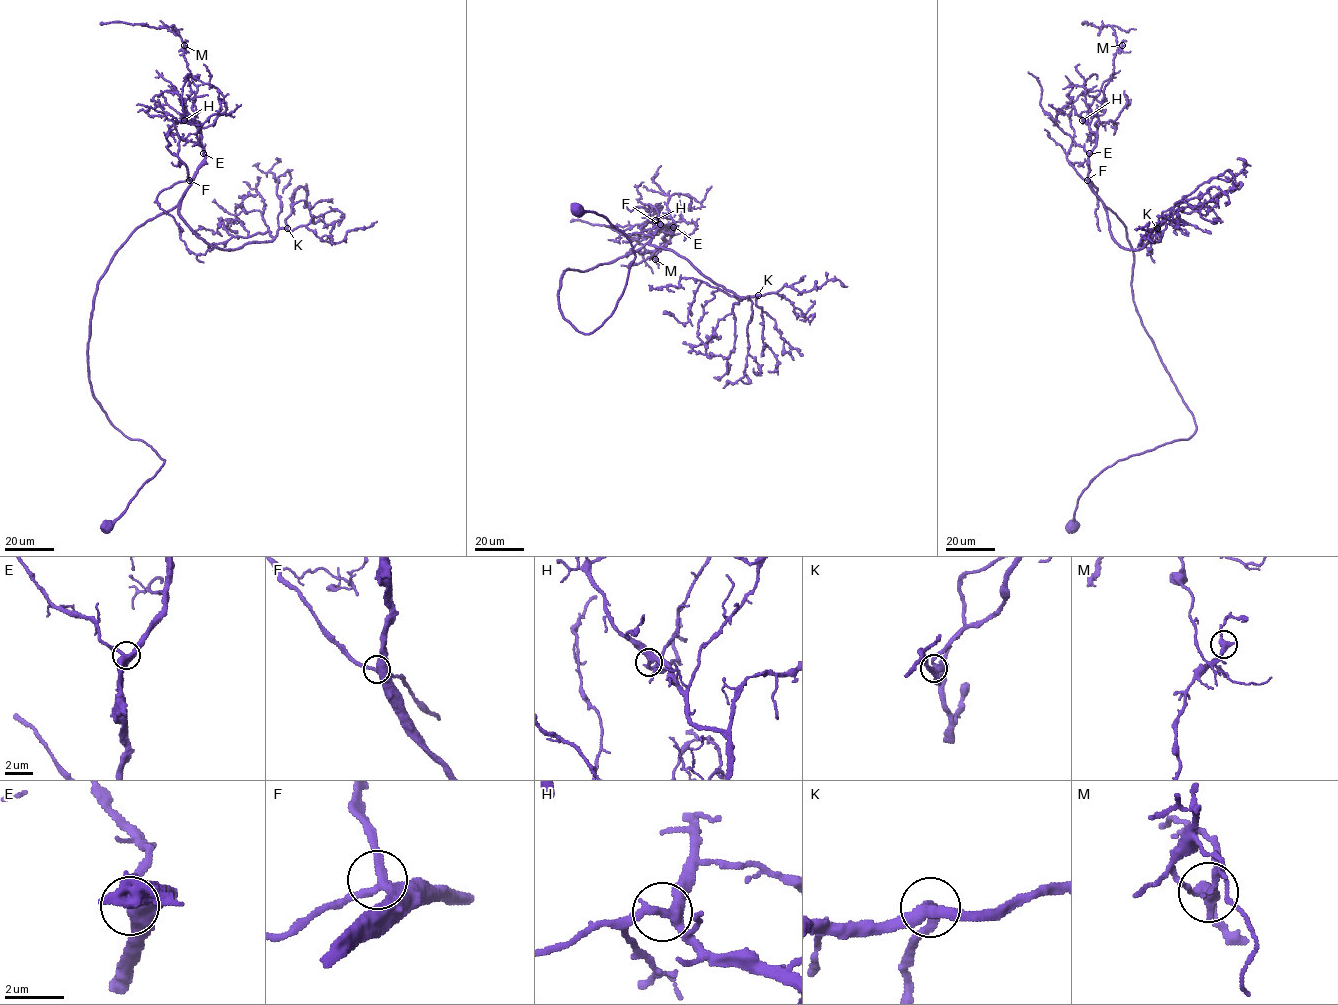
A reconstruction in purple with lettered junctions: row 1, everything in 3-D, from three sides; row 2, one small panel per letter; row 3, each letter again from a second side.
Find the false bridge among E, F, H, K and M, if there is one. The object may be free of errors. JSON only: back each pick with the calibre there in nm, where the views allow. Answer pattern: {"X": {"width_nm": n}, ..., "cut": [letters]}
{"M": {"width_nm": 320}, "cut": ["M"]}

